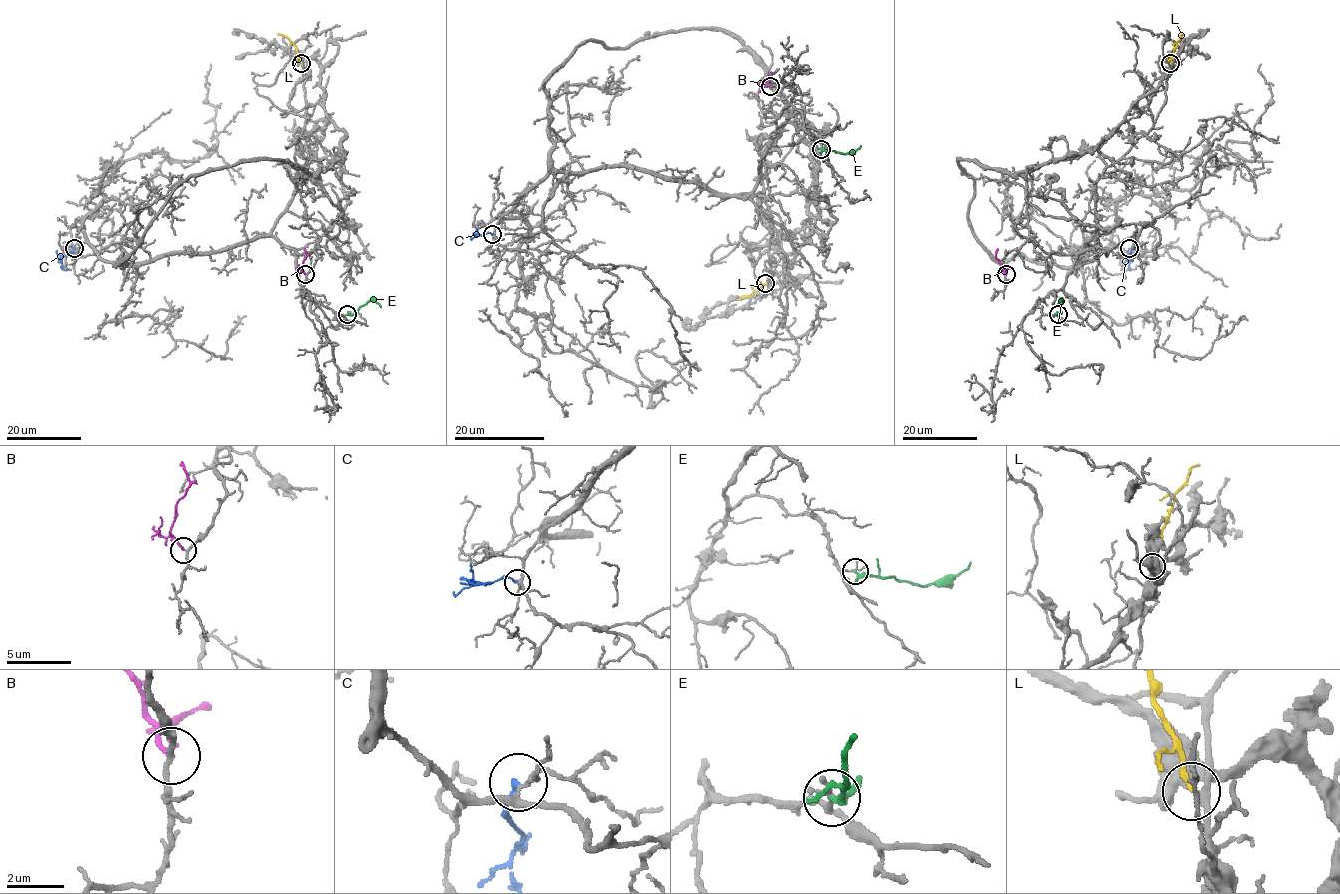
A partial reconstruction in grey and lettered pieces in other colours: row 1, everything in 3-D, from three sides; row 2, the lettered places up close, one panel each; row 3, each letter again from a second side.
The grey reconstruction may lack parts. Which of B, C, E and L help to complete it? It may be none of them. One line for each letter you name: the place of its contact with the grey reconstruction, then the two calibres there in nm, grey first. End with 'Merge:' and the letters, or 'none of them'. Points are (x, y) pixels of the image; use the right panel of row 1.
B: Touches grey at (1006, 274). Thickness 180 nm (grey) against 140 nm
L: Touches grey at (1170, 63). Thickness 200 nm (grey) against 180 nm
Merge: B, L

